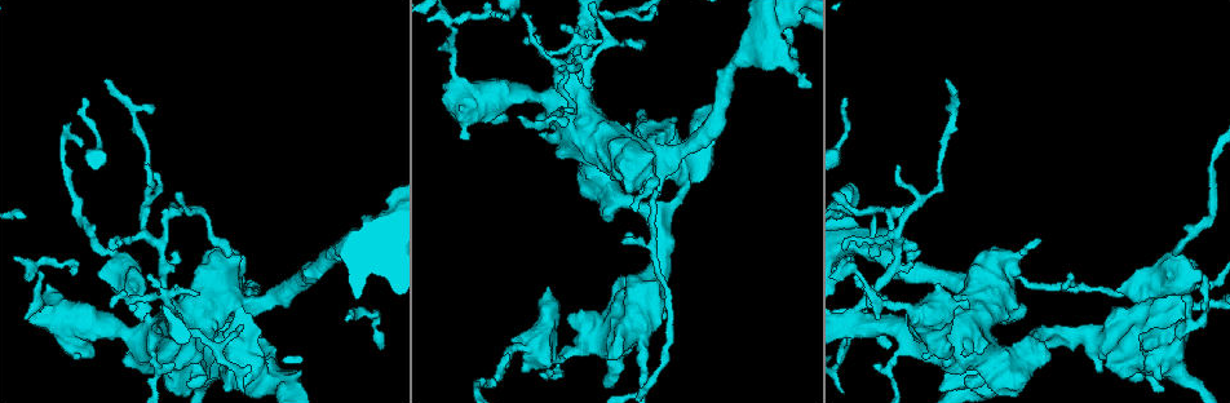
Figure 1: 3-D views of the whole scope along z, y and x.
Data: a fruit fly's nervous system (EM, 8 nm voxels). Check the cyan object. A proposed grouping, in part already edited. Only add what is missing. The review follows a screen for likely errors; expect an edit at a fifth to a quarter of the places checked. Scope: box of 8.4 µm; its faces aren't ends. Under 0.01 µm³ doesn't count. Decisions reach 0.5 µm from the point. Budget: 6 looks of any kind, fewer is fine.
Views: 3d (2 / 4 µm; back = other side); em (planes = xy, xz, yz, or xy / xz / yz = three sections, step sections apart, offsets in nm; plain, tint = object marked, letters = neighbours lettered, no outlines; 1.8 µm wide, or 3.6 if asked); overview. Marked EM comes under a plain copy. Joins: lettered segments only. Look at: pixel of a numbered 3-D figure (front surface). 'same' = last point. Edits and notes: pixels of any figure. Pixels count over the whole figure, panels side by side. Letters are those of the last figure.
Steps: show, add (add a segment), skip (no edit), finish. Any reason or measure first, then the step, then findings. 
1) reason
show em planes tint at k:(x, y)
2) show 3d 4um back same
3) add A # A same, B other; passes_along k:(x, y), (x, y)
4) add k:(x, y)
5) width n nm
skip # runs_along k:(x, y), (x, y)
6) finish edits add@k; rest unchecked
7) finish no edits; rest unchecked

thick end
show 3d 4um at 1:(547, 290)

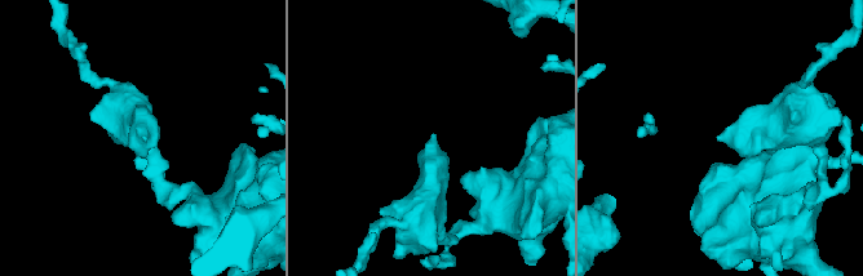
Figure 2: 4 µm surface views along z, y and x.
show em xz step 8 letters at 2:(720, 141)

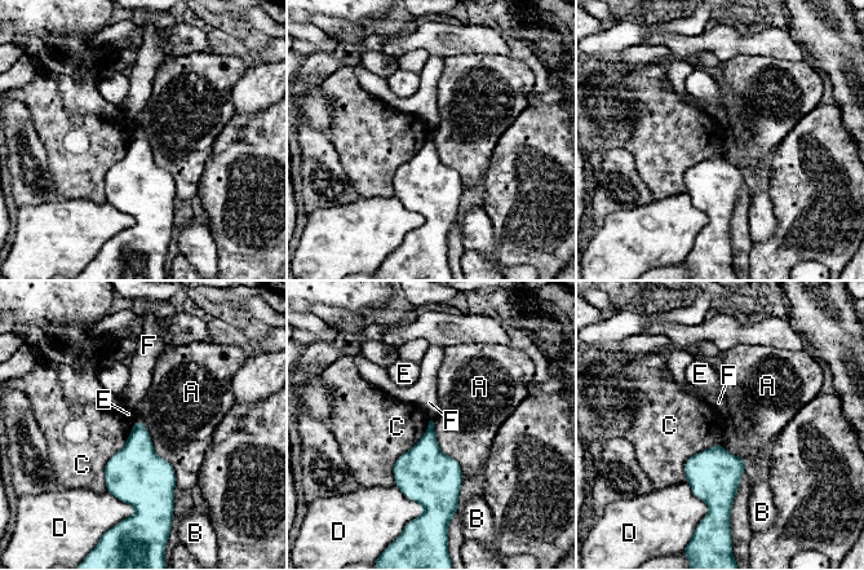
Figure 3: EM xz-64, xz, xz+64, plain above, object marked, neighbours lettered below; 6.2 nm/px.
another direction
show em planes letters same

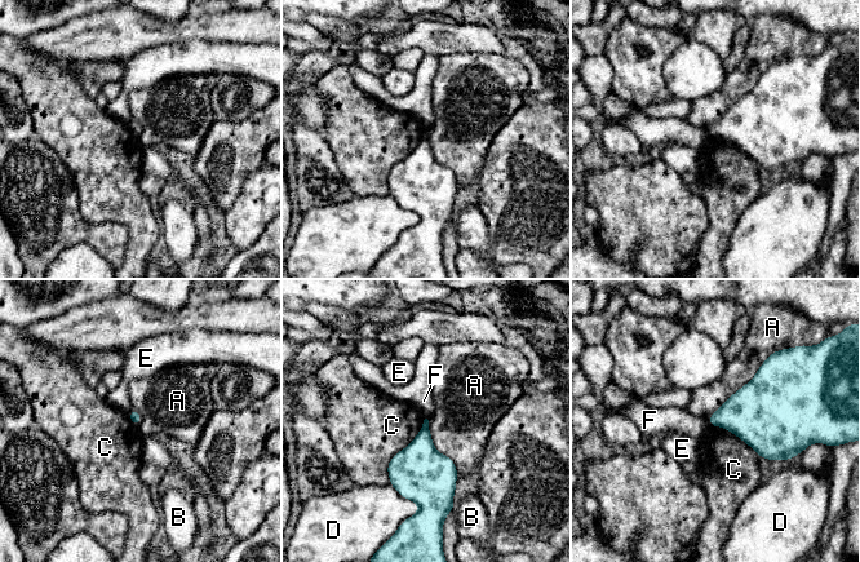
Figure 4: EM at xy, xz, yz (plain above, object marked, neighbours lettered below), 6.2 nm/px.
longest_contact A 600 nm
skip # A other, B other, C other, D other, E other, F other; border 4:(771, 353), (757, 372), (706, 419); none of them fits

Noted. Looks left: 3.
an open end
show 3d 4um at 1:(948, 355)

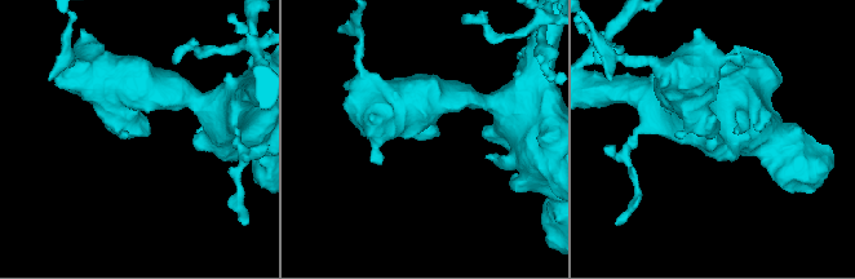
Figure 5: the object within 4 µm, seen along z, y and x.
now the EM
show em planes tint at 5:(436, 133)

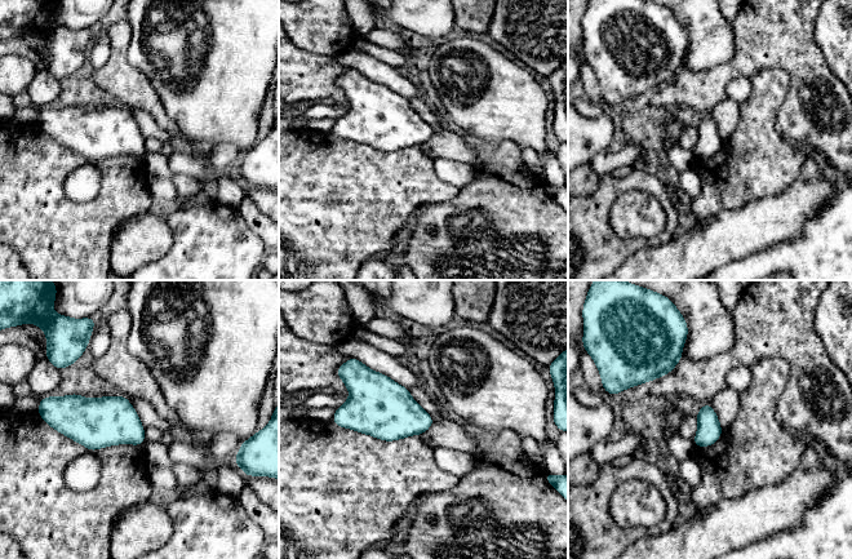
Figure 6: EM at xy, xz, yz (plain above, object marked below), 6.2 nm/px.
show em planes letters same

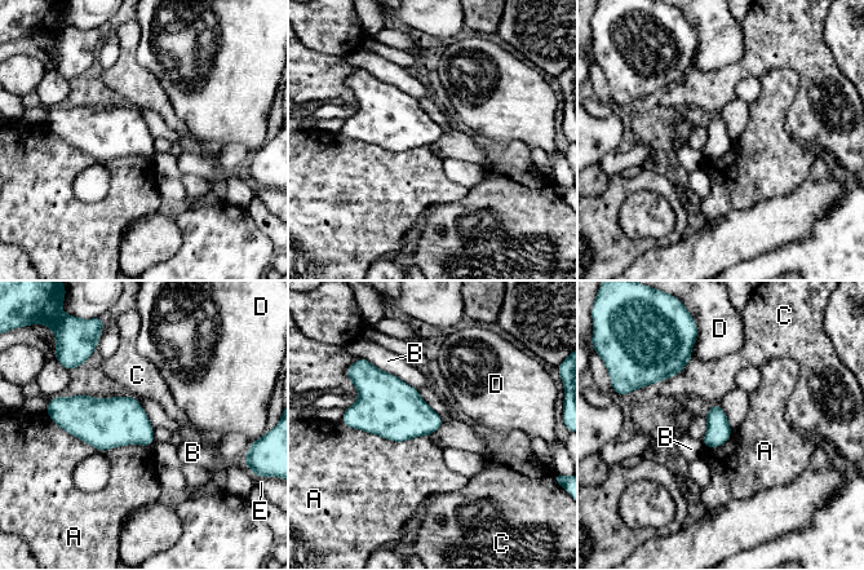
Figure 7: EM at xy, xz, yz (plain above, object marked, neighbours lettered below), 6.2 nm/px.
longest_contact A 600 nm
skip # A other, B other, C other, D other, E other; no lettered segment goes on from it

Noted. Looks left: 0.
finish no edits; rest unchecked

